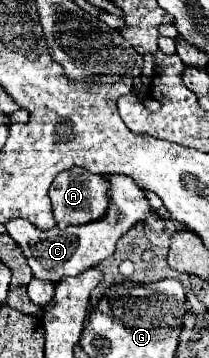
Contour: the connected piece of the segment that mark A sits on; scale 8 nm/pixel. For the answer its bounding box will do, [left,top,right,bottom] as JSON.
[49,167,107,229]

